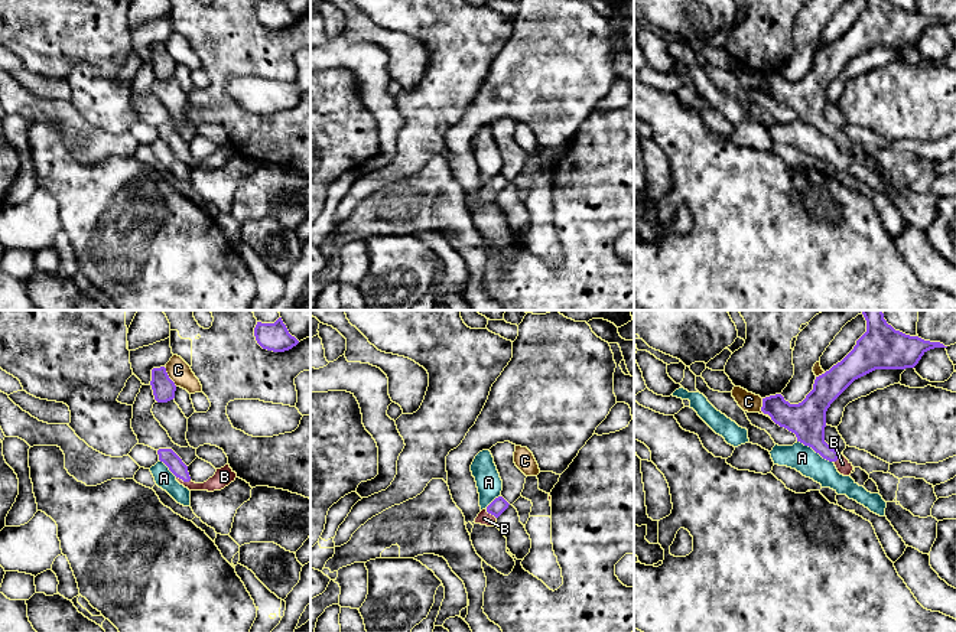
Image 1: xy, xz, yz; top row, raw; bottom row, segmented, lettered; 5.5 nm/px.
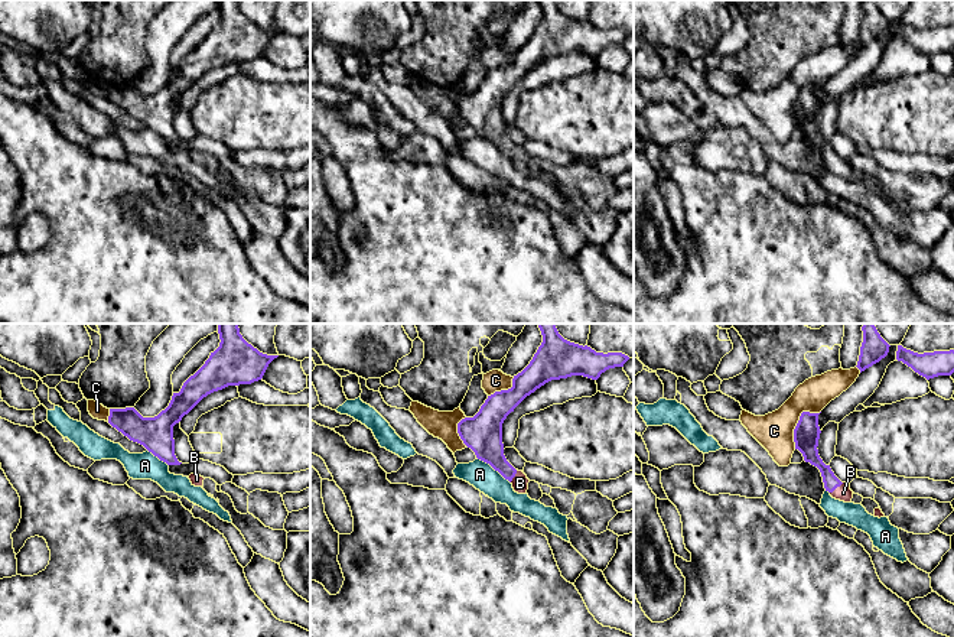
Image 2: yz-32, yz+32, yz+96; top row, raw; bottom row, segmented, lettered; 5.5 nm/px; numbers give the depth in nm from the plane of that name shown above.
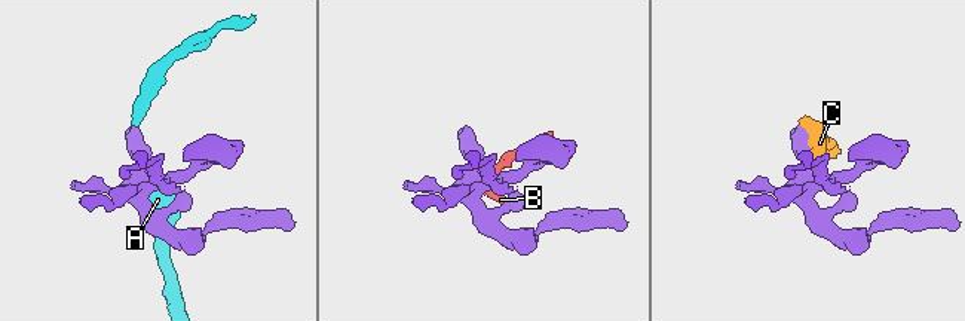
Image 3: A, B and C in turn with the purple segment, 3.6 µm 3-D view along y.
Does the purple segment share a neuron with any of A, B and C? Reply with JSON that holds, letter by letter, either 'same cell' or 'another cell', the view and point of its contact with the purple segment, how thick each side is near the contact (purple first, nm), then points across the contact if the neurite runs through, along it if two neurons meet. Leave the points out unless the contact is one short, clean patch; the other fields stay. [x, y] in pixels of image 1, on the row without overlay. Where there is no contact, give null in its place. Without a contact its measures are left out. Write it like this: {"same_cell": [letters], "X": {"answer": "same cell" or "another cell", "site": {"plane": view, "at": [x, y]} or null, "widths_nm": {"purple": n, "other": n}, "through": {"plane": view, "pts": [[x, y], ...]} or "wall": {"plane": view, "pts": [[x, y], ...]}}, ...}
{"same_cell": ["B"], "A": {"answer": "another cell", "site": {"plane": "yz", "at": [815, 127]}, "widths_nm": {"purple": 200, "other": 150}}, "B": {"answer": "same cell", "site": {"plane": "xy", "at": [184, 158]}, "widths_nm": {"purple": 90, "other": 100}, "through": {"plane": "xy", "pts": [[168, 133], [179, 146], [184, 158], [205, 163], [224, 153]]}}, "C": {"answer": "another cell", "site": {"plane": "yz", "at": [761, 87]}, "widths_nm": {"purple": 190, "other": 110}}}

